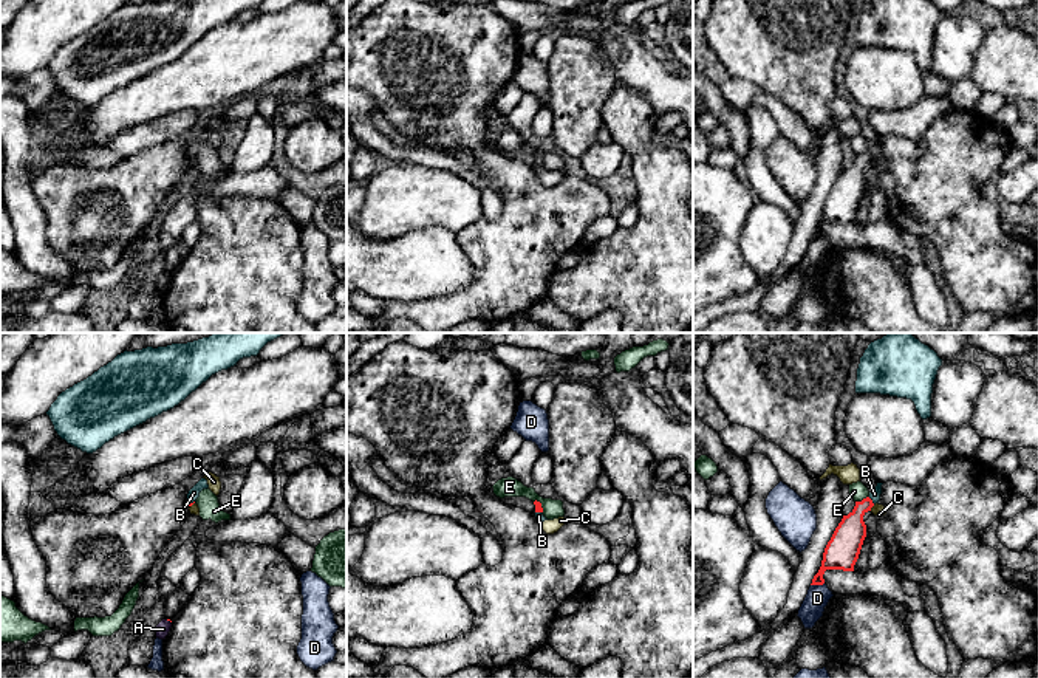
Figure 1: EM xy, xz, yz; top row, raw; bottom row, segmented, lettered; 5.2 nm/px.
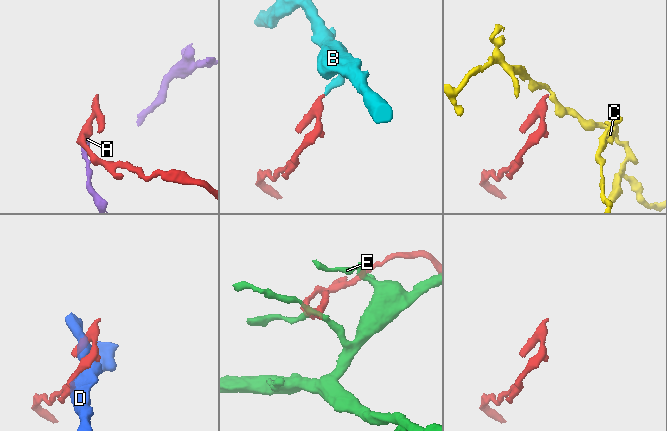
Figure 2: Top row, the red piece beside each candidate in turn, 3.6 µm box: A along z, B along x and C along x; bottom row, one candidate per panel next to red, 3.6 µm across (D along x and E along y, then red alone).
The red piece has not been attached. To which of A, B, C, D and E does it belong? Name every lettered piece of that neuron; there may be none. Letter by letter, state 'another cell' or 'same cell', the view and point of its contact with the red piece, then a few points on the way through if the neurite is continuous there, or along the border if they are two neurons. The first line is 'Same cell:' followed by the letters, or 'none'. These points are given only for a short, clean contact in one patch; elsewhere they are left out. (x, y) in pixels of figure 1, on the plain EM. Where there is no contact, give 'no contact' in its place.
Same cell: B
A: another cell; meets red in xy at (169, 273); border along xy (166, 273), (170, 276)
B: same cell; meets red in yz at (871, 154); runs through yz (846, 194), (856, 169), (871, 154), (874, 147)
C: another cell; meets red in yz at (871, 160); border along yz (874, 158), (870, 163)
D: another cell; meets red in yz at (817, 237)
E: another cell; meets red in yz at (862, 154)

